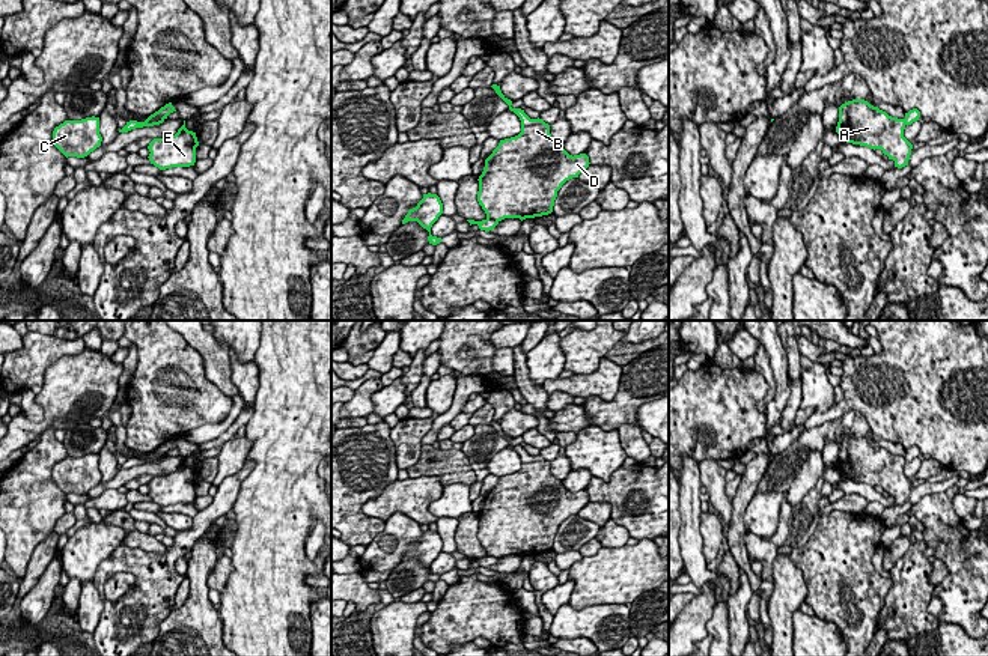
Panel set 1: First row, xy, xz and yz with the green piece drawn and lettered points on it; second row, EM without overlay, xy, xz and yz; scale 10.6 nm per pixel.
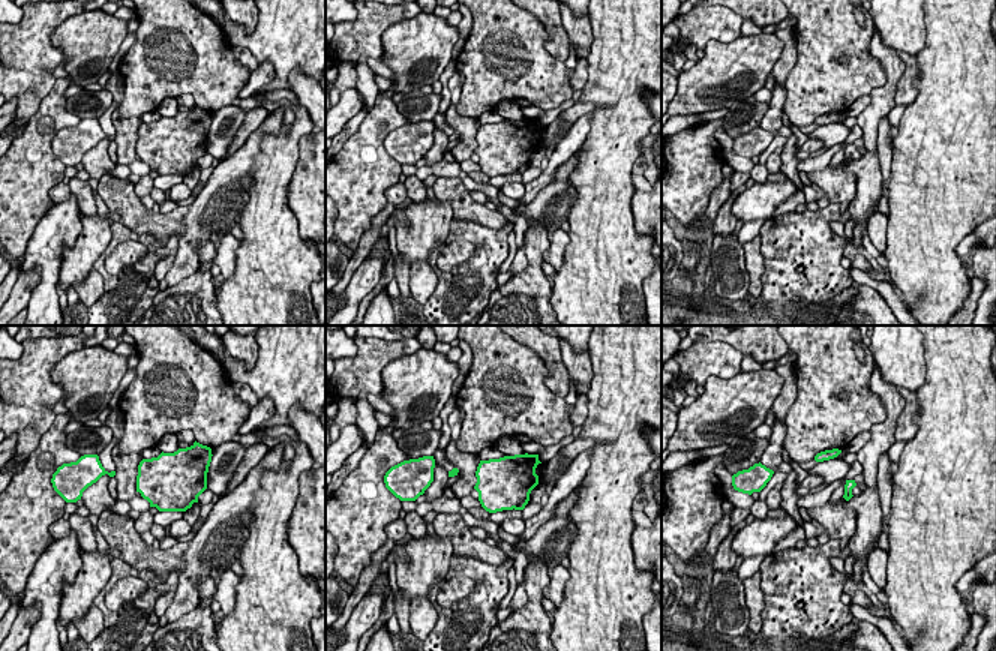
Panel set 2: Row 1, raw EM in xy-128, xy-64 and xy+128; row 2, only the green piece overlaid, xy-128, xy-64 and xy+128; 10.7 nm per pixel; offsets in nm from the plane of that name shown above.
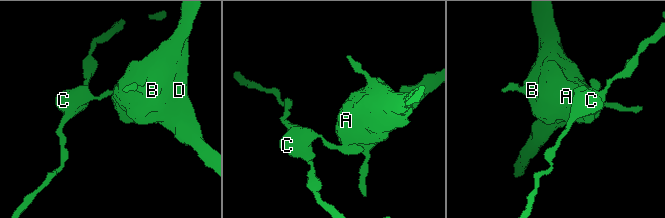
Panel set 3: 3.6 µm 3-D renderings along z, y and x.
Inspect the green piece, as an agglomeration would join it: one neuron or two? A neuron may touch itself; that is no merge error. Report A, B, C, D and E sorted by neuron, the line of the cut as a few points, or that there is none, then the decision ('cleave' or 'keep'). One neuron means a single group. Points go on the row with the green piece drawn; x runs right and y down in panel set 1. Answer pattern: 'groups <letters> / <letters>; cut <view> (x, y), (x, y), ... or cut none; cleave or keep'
groups A B D E / C; cut xz (487, 217), (497, 221); cleave

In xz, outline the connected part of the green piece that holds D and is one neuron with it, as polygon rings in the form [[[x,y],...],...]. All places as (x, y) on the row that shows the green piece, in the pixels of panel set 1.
[[[491,86],[496,93],[509,105],[509,110],[514,111],[521,120],[521,132],[515,137],[500,140],[499,146],[492,150],[492,153],[485,159],[485,167],[482,175],[479,176],[479,191],[477,202],[486,214],[486,218],[502,221],[505,218],[520,218],[521,221],[526,218],[535,218],[548,215],[553,212],[554,200],[557,197],[557,191],[562,185],[572,179],[578,178],[589,167],[589,156],[586,153],[569,155],[563,144],[556,141],[550,134],[550,125],[542,119],[530,119],[524,110],[512,108],[512,101],[508,99],[500,86]]]

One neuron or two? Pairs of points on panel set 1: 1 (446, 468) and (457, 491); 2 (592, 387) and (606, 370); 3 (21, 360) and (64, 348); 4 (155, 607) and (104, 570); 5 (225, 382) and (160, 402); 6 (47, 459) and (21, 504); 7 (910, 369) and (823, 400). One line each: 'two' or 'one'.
1: two
2: one
3: one
4: one
5: two
6: one
7: two

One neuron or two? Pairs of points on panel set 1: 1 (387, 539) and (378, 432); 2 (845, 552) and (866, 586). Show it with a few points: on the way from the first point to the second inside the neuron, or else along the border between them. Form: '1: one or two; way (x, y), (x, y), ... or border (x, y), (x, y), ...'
1: two; border (384, 521), (384, 527), (365, 545)
2: one; way (845, 560), (845, 564), (859, 578)

